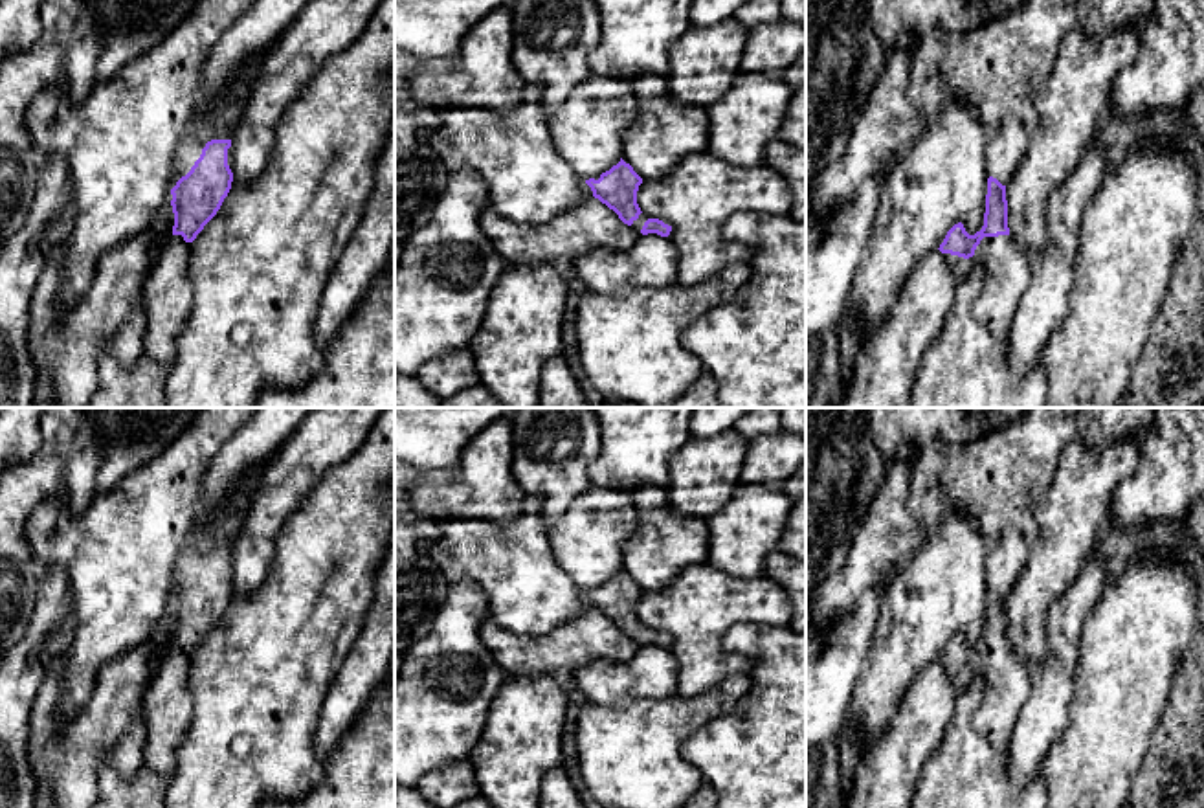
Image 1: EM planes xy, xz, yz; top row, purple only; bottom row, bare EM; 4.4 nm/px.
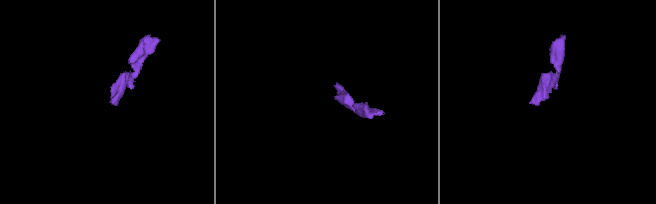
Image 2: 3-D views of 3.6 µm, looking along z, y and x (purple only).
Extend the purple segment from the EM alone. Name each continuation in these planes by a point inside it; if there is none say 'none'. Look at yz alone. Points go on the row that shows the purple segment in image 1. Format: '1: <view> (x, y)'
1: yz (1006, 265)

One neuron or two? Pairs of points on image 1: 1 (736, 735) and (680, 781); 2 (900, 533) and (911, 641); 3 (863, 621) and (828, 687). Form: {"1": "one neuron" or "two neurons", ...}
{"1": "two neurons", "2": "two neurons", "3": "one neuron"}

